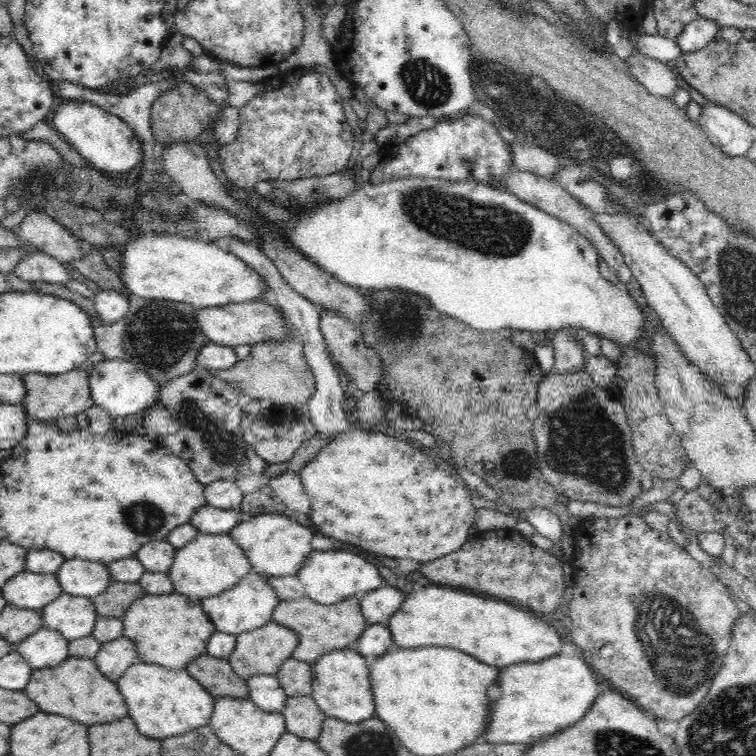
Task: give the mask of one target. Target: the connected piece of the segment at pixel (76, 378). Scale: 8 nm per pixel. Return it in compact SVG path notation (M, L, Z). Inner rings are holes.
M81 367L62 375L23 374L26 398L22 406L27 416L38 421L52 421L64 416L76 416L94 405L89 389L89 368Z

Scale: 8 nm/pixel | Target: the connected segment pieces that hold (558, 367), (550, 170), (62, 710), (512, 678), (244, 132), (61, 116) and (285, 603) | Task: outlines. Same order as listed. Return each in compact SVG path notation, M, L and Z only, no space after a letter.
M560 328L549 336L556 359L555 369L551 374L574 374L585 368L586 351L576 339L574 328Z
M521 140L510 143L510 151L514 157L515 170L531 172L536 176L543 176L553 180L560 172L560 160L542 147L525 145Z
M68 657L55 667L33 669L28 684L22 690L33 700L39 710L48 714L60 714L82 724L110 722L128 716L128 708L115 681L110 680L95 663L95 659Z
M554 655L538 662L520 662L498 668L495 685L502 690L500 697L489 704L488 728L484 741L492 744L534 744L542 736L560 732L580 720L598 696L600 677L586 664L583 657Z
M295 68L289 74L280 73L279 75L273 75L261 81L255 83L257 86L257 92L254 97L250 99L248 104L244 104L240 111L240 131L238 137L234 142L230 144L220 145L218 150L218 162L226 174L226 180L231 186L237 186L242 189L252 189L254 184L258 184L260 180L294 180L301 178L312 178L326 176L335 172L339 172L346 168L350 156L352 156L352 149L354 146L354 135L346 116L344 115L344 106L342 106L342 100L336 92L334 84L330 81L326 71L317 71L312 69L299 69Z
M57 100L53 115L56 131L68 139L69 144L87 163L110 176L110 172L128 172L142 162L142 143L118 116L84 100Z
M357 595L331 605L318 604L308 596L301 599L280 600L274 608L275 612L272 612L272 618L298 635L298 646L291 657L305 663L313 663L320 655L333 650L343 650L350 642L359 639L368 626L362 615L360 601L360 596Z

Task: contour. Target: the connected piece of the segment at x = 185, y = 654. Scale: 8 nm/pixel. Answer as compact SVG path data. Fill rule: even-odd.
M176 591L168 594L150 595L134 599L122 617L123 635L133 640L138 661L148 664L158 664L167 669L181 669L194 657L203 655L208 639L213 635L215 626L206 617L201 607L201 598L184 596Z

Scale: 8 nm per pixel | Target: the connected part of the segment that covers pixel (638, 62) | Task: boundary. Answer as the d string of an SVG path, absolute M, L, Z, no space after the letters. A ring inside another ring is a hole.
M633 51L627 58L628 69L632 76L654 96L673 98L678 90L678 80L666 64Z

